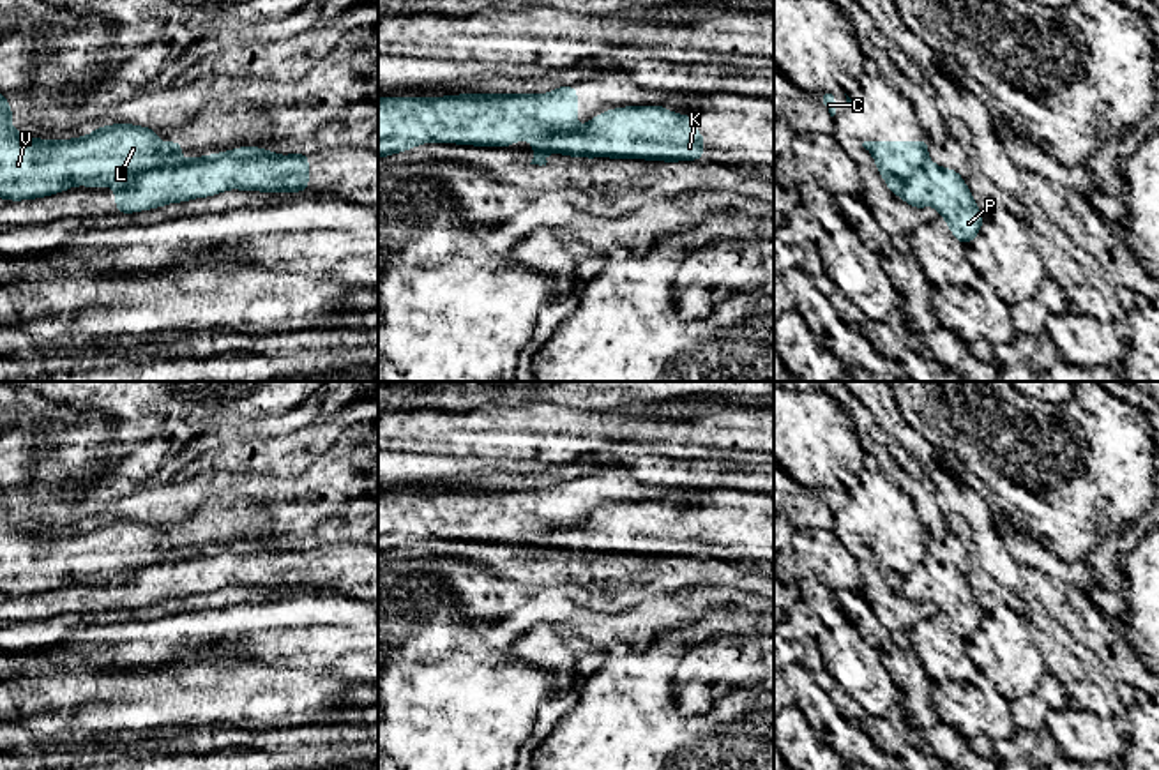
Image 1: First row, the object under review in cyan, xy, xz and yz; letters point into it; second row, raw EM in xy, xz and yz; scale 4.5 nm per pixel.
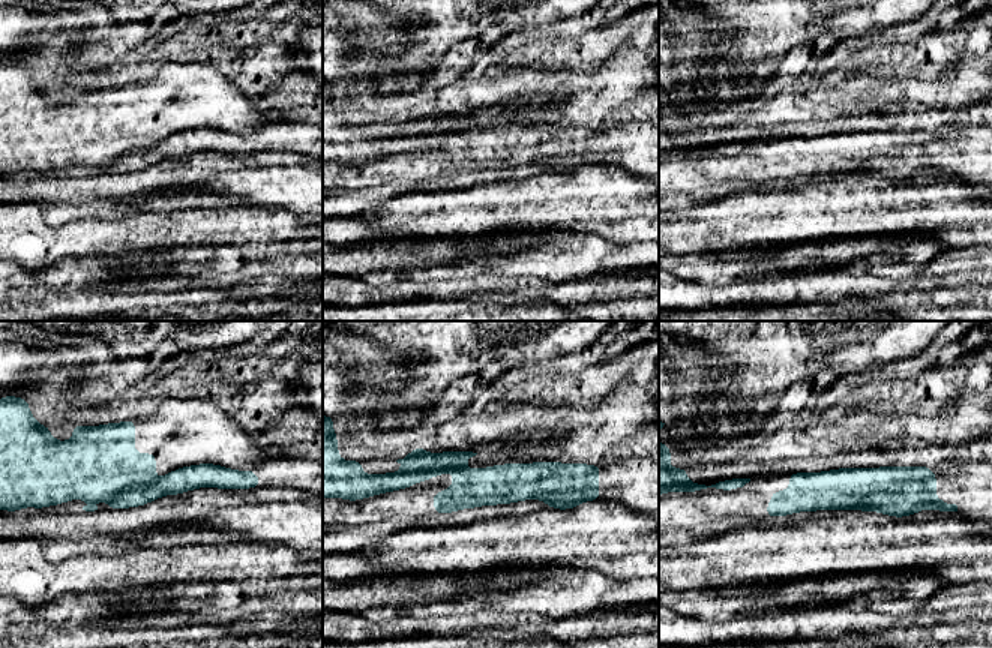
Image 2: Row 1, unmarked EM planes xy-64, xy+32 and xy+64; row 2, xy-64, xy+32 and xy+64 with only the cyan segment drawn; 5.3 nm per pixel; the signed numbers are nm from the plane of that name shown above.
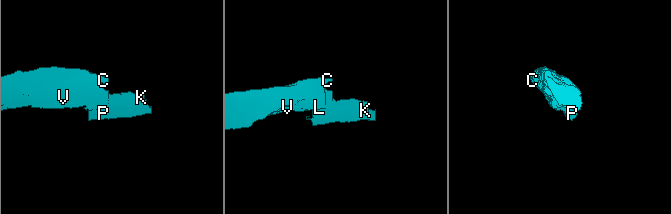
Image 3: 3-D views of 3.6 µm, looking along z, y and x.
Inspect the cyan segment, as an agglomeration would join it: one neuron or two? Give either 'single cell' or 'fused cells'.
fused cells

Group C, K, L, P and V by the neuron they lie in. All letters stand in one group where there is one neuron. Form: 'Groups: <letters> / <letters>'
Groups: C L V / K P

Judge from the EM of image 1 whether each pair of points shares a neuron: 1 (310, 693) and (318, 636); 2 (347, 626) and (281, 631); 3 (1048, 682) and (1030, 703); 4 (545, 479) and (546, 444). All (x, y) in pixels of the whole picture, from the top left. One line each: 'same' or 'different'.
1: different
2: same
3: same
4: different

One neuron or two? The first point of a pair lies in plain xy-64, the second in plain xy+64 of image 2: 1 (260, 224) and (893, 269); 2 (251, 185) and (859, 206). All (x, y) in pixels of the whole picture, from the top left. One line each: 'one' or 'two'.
1: one
2: one

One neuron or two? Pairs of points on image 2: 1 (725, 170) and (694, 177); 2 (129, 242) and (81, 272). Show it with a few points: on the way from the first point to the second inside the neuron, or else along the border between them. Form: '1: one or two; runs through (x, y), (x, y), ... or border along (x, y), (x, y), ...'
1: one; runs through (718, 170), (701, 171)
2: two; border along (116, 257), (83, 255), (75, 260)

